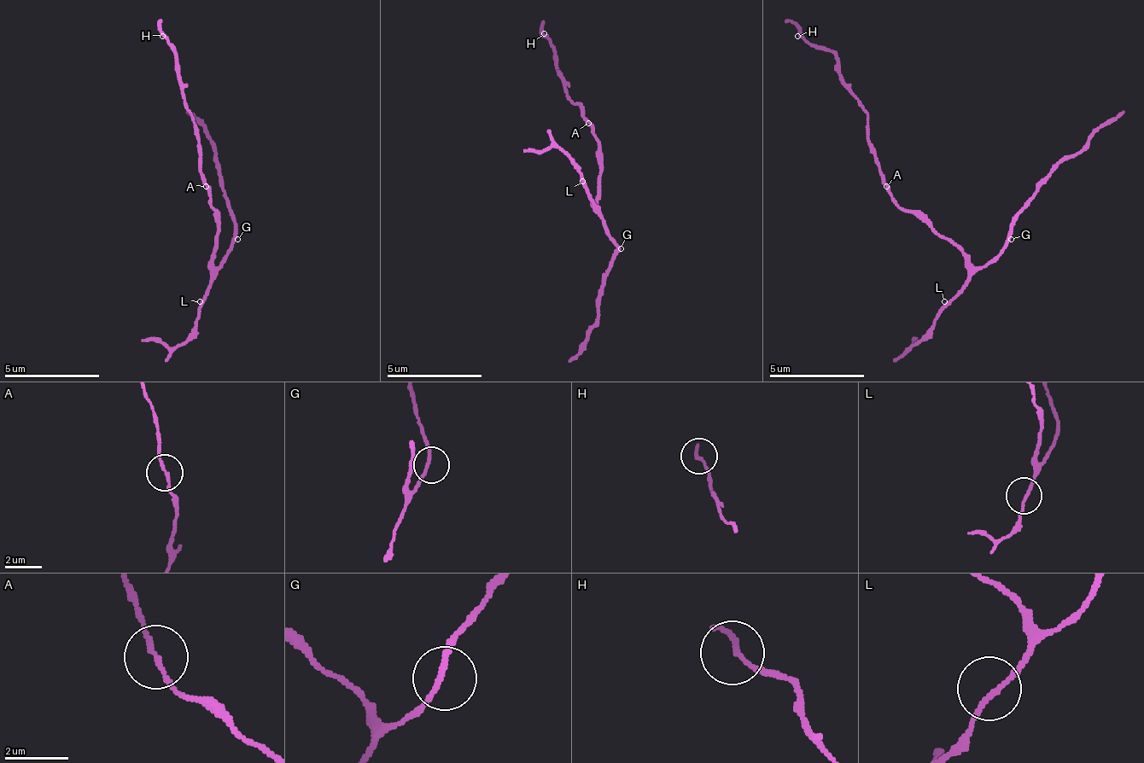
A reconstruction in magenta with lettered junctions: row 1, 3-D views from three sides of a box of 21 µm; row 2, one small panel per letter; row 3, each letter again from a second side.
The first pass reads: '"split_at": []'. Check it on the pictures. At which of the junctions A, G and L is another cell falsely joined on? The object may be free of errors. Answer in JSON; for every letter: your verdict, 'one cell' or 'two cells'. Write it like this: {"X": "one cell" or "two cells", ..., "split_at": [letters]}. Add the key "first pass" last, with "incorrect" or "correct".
{"A": "two cells", "G": "one cell", "L": "one cell", "split_at": ["A"], "first pass": "incorrect"}

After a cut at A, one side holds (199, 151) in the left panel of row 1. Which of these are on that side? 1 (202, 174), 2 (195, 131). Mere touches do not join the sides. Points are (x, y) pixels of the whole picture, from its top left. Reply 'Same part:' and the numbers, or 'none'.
Same part: 1, 2

